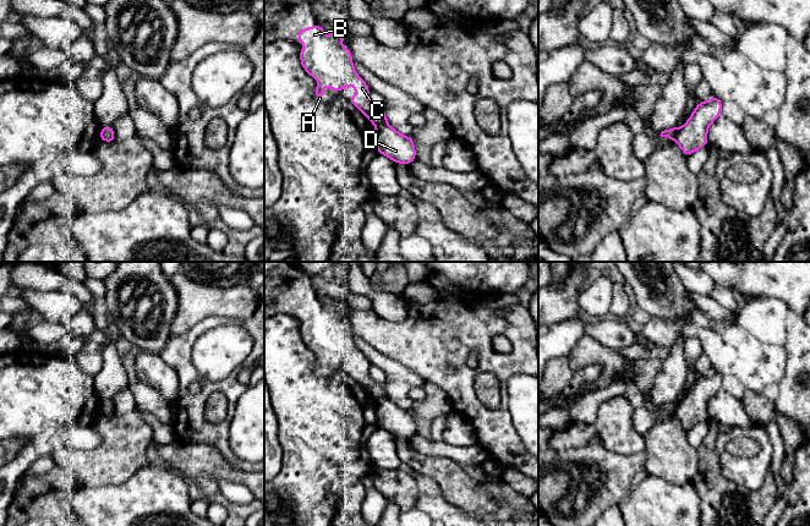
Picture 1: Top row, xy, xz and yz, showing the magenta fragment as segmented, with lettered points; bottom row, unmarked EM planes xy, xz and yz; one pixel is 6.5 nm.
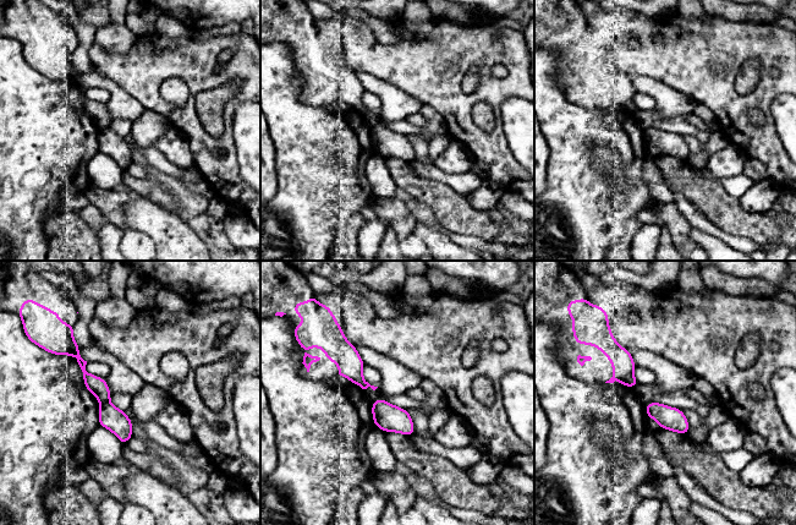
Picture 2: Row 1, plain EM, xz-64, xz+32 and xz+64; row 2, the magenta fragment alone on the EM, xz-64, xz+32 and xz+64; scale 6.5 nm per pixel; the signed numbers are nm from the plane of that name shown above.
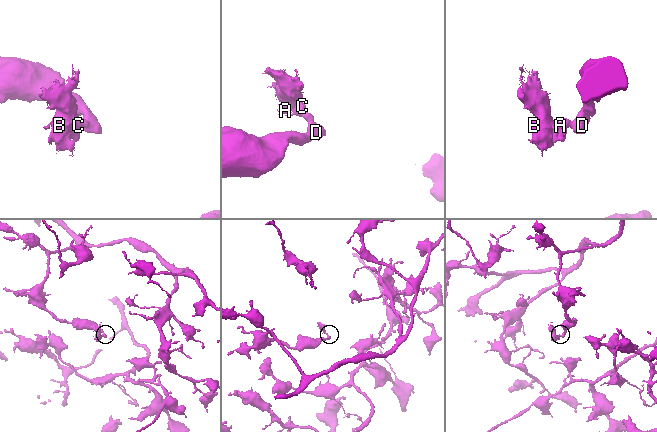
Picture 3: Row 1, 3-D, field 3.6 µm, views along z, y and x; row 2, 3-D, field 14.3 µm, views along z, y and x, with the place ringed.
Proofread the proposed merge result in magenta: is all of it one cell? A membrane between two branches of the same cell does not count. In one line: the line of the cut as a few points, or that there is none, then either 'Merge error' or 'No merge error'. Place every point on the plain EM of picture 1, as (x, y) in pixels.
Split along xz (387, 398), (377, 403). Merge error

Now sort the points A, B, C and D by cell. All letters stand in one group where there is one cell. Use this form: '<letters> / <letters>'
A B C / D

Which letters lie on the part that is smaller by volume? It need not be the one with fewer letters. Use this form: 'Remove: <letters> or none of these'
Remove: A, B, C

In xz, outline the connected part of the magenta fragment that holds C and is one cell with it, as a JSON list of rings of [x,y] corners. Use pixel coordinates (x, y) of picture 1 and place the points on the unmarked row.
[[[330,297],[335,303],[333,312],[325,309],[321,298],[297,303],[297,316],[307,318],[300,322],[300,336],[302,343],[314,354],[317,376],[323,376],[323,363],[330,362],[341,367],[344,361],[356,360],[356,368],[347,373],[367,391],[376,402],[388,399],[385,384],[374,382],[370,374],[370,361],[357,349],[351,324],[341,322],[345,308],[338,306],[338,298]]]

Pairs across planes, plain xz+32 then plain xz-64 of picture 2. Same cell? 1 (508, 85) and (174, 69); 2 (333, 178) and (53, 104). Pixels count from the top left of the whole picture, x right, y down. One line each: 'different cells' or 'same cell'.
1: same cell
2: same cell

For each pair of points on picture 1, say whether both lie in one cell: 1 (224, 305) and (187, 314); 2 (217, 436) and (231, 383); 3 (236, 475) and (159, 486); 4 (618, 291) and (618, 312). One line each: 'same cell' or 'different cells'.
1: same cell
2: same cell
3: different cells
4: same cell

